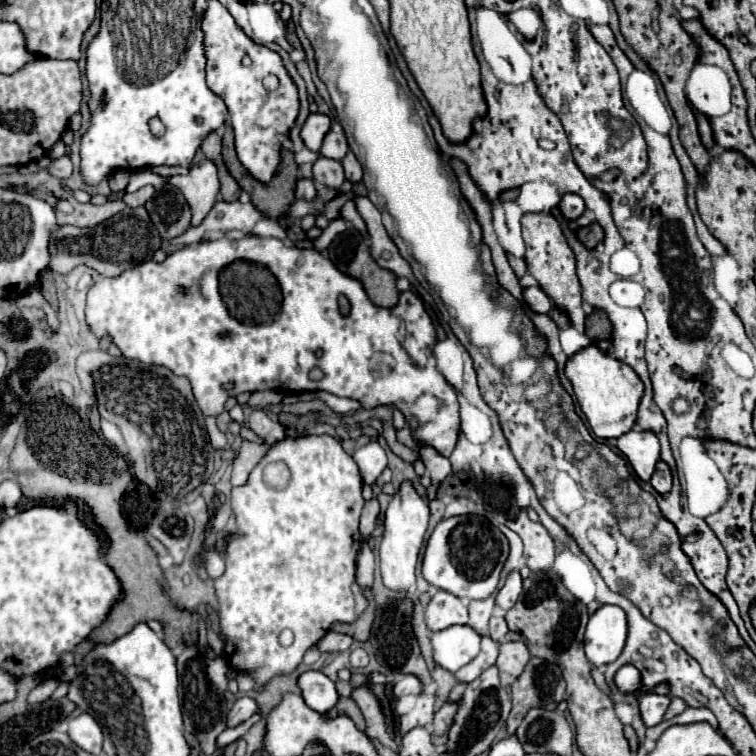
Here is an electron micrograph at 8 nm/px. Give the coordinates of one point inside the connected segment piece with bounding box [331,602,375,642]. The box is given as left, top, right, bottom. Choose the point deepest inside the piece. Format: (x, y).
(360, 628)

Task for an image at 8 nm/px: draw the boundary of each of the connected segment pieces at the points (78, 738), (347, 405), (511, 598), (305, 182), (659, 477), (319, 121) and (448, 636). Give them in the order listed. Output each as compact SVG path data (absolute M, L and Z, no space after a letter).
M87 712L79 714L69 722L69 736L71 740L81 746L83 750L91 754L101 754L101 744L103 744L103 730L101 726L89 716Z
M315 392L313 394L315 398L321 398L333 412L337 414L349 414L349 412L355 412L361 408L361 404L357 404L357 400L349 400L349 398L339 398L339 396L333 396L329 392Z
M511 572L511 574L507 576L505 586L497 592L497 598L495 598L497 606L499 606L499 608L503 608L503 610L509 610L509 608L517 602L517 598L519 598L521 590L523 590L521 574L519 574L519 572Z
M301 178L297 182L297 198L305 198L305 200L315 200L317 190L315 190L315 182L311 178Z
M663 460L657 462L655 474L651 476L651 484L653 484L653 488L655 488L659 494L665 494L665 492L671 490L671 470L669 470L669 466L667 466Z
M319 112L317 114L311 114L307 118L305 126L301 128L301 138L303 138L303 142L305 142L305 146L309 150L319 150L321 148L323 138L329 132L329 124L331 124L329 116L319 114Z
M459 624L435 632L431 642L433 642L435 662L445 670L457 672L461 666L465 666L477 656L481 636L473 632L473 628L469 628L467 624Z

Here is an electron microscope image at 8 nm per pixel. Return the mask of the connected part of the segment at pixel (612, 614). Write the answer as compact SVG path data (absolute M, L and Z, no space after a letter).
M613 604L591 614L585 632L585 654L593 666L611 664L623 652L627 640L627 616Z

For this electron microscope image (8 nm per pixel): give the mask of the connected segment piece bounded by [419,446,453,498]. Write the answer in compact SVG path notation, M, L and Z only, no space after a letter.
M423 446L419 452L421 452L421 460L423 460L425 468L427 468L429 474L431 474L431 482L433 482L433 484L427 488L427 496L429 496L429 498L435 498L435 492L437 492L439 482L445 480L445 478L453 472L451 462L449 462L445 456L437 454L437 452L435 452L433 448L429 448L429 446Z

